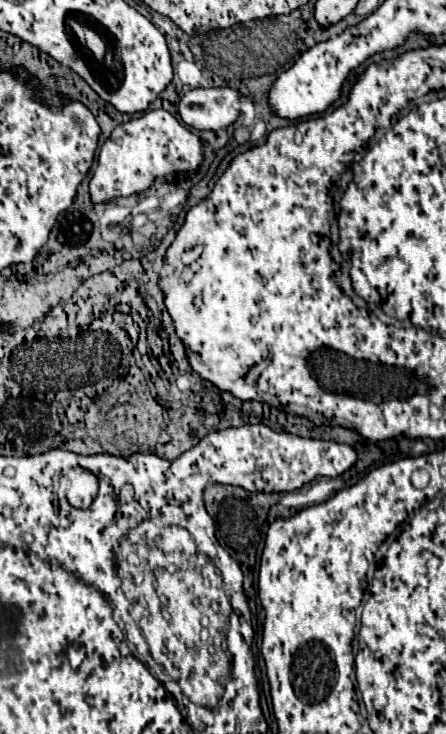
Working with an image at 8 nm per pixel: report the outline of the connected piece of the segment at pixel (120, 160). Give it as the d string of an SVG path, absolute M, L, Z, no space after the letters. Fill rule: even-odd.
M162 108L144 112L142 116L116 126L100 148L98 166L90 180L90 198L94 204L100 204L118 196L142 192L150 188L158 176L172 178L180 172L194 172L202 162L202 148L201 139L188 132L170 112Z

